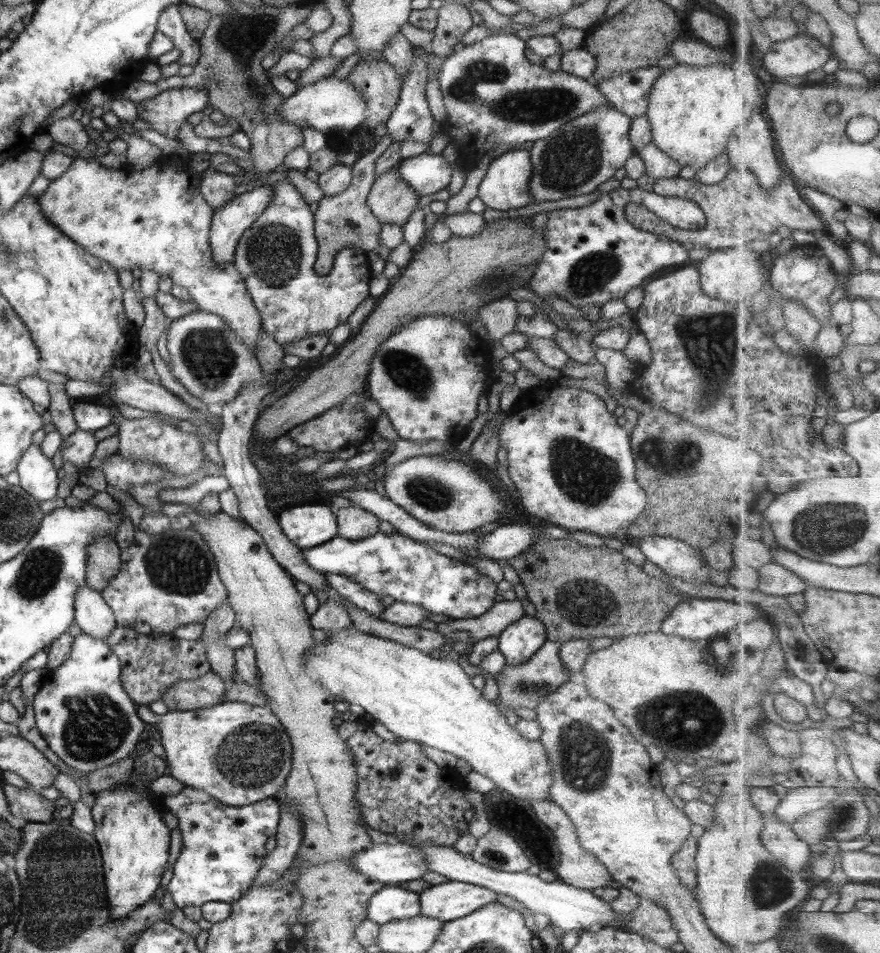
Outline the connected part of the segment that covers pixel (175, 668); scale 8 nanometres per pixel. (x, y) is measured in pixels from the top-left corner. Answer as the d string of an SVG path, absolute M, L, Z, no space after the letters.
M118 627L110 632L106 642L108 647L118 656L122 669L120 680L122 688L126 694L138 705L149 705L151 702L161 700L166 694L166 691L177 682L184 680L192 680L198 678L207 672L210 672L210 664L206 658L206 647L203 643L198 641L187 641L184 639L176 638L174 635L169 634L138 634L133 627Z

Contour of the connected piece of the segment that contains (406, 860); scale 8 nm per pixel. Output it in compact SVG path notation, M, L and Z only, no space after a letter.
M402 841L372 843L351 858L350 866L385 885L422 879L428 872L423 850Z

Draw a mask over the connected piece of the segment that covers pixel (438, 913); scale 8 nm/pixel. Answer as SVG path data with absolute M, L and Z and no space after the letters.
M449 880L423 890L419 899L420 915L450 922L497 902L498 893L475 884Z

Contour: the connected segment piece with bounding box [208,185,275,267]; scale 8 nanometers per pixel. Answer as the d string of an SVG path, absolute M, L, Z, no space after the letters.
M260 186L260 188L244 192L244 194L235 195L231 201L226 202L220 208L214 209L208 242L210 242L212 260L219 267L234 261L236 246L238 246L242 234L254 224L254 221L264 212L264 209L270 206L274 197L270 186Z

